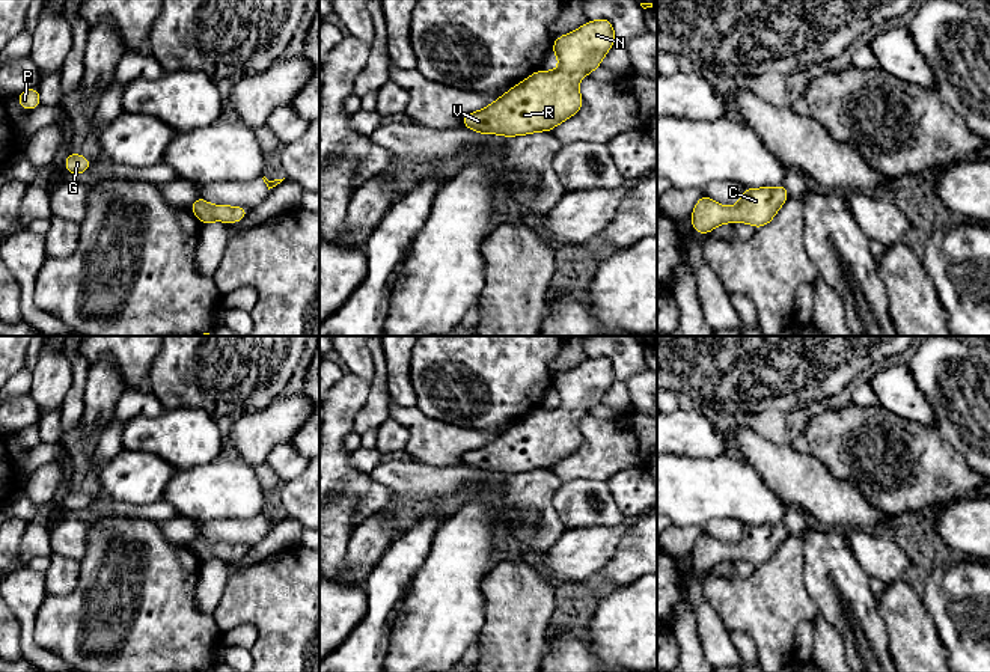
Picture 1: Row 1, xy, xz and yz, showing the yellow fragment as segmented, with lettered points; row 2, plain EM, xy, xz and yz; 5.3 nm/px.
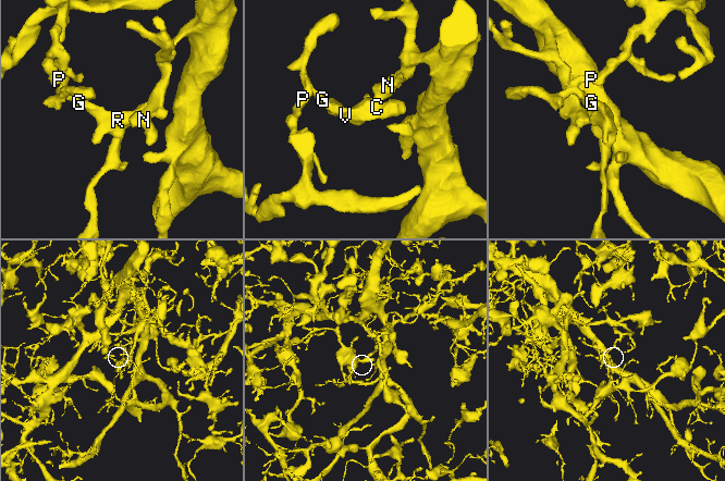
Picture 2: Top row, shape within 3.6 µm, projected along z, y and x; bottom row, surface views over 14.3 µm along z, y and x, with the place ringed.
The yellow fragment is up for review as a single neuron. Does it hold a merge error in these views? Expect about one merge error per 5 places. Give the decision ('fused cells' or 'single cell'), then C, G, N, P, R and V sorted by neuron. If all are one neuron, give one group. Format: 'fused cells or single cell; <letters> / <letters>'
single cell; C G N P R V

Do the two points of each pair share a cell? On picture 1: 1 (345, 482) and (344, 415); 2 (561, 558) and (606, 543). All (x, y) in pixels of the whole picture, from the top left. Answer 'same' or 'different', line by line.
1: same
2: same

